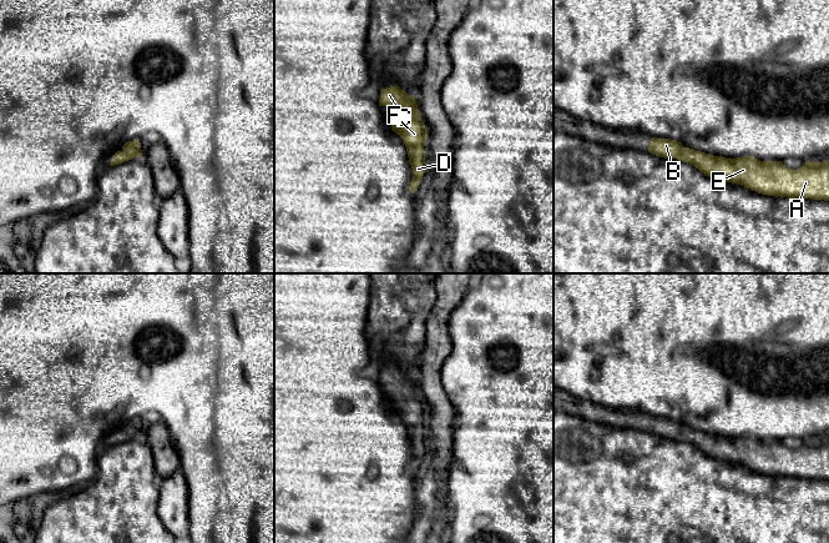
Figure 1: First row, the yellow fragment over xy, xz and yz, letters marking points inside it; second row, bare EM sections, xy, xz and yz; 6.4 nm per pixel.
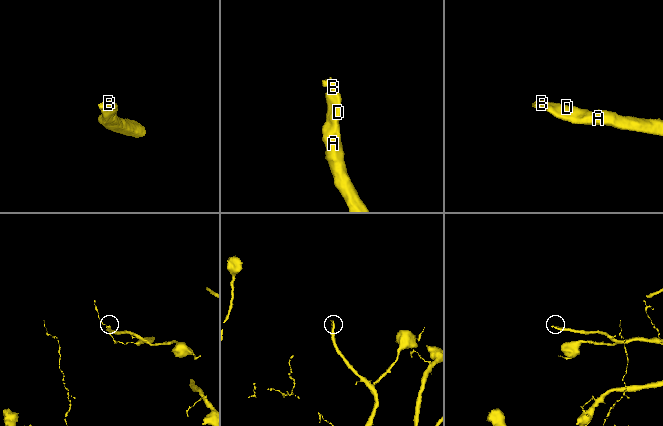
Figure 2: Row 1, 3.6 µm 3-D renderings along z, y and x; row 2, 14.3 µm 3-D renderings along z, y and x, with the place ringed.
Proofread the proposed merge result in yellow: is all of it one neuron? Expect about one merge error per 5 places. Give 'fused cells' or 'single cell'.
single cell

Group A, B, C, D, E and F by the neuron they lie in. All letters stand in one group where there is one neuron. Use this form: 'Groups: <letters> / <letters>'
Groups: A B C D E F

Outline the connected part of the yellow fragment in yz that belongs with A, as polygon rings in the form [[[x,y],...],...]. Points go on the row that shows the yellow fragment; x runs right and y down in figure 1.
[[[657,137],[649,140],[648,151],[658,157],[687,162],[708,177],[737,183],[762,195],[829,201],[829,160],[823,162],[805,161],[802,167],[792,170],[782,161],[760,161],[753,156],[727,159],[684,147],[682,142],[671,139]]]

